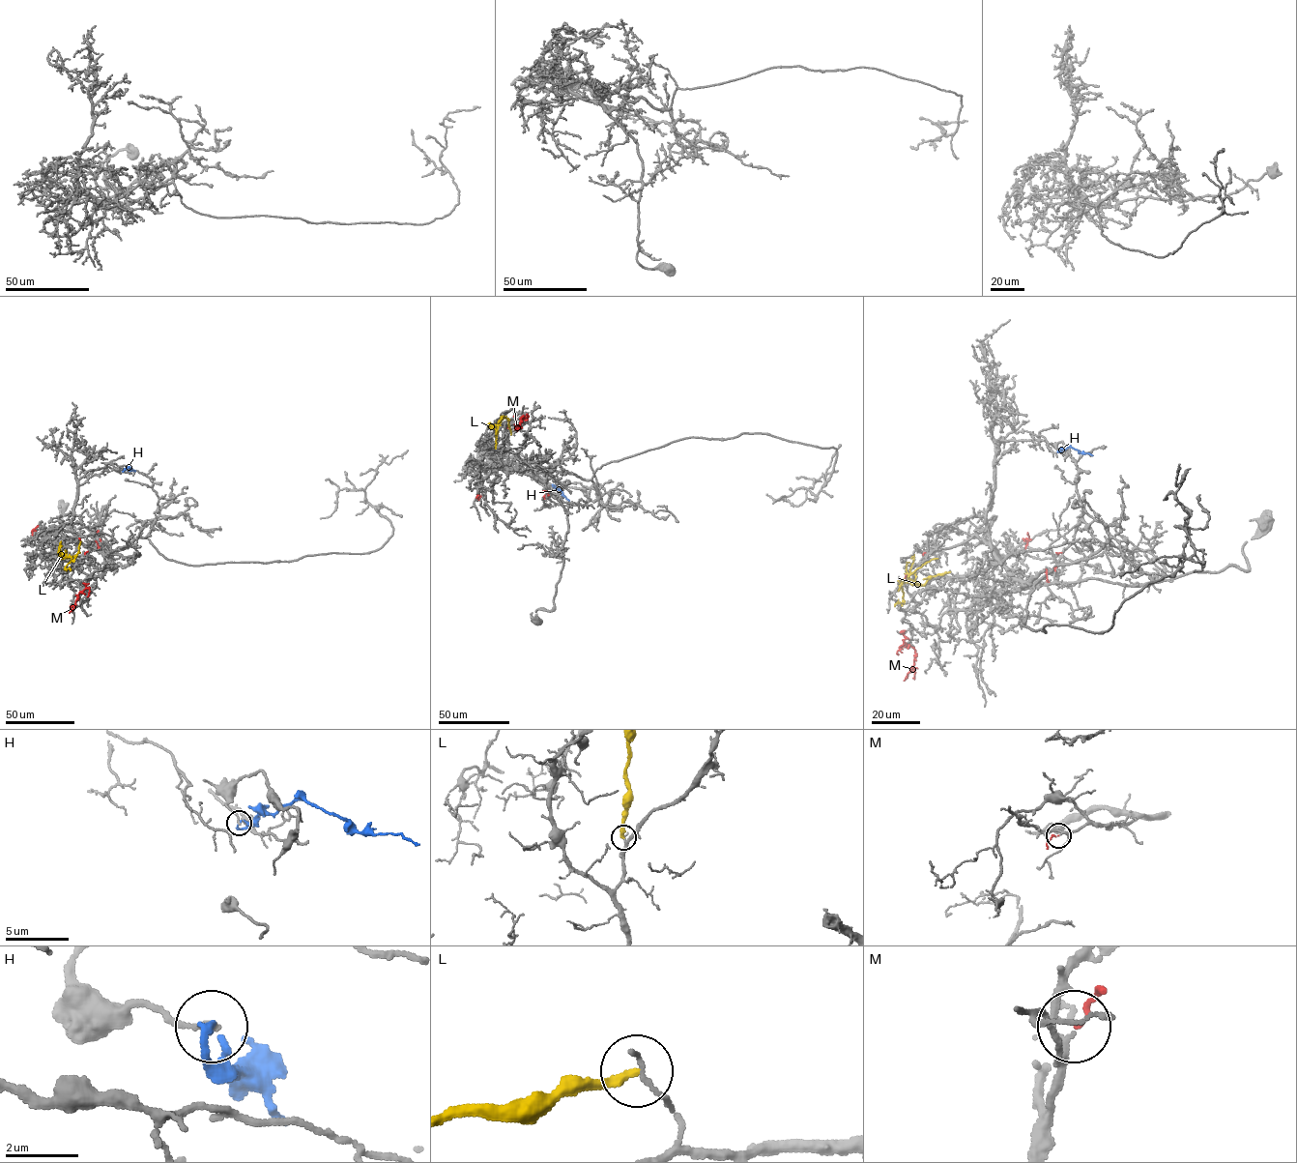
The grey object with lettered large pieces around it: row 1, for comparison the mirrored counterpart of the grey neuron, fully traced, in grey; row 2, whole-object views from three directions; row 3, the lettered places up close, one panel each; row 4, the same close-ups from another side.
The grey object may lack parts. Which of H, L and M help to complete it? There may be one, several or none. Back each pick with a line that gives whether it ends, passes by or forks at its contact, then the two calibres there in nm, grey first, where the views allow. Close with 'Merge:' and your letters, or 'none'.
Merge: none

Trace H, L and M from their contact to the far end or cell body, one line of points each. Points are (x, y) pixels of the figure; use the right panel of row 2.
H: (1058, 450), (1072, 447), (1092, 455)
L: (949, 571), (932, 576), (923, 585), (903, 582), (928, 562), (937, 558)
M: (925, 553), (906, 576), (901, 632), (915, 654), (904, 681)

